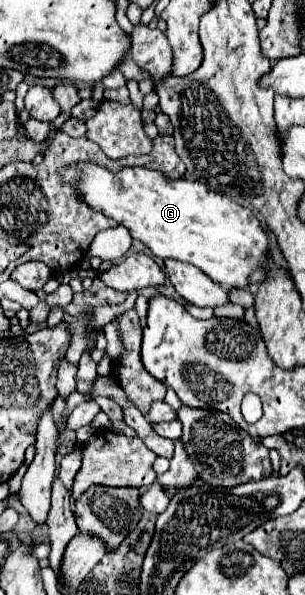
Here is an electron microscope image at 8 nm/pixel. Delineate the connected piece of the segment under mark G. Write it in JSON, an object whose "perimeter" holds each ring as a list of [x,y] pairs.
{"perimeter":[[[93,163],[65,169],[61,171],[61,179],[67,183],[79,181],[79,193],[93,209],[103,211],[127,227],[155,257],[167,259],[165,271],[175,291],[191,305],[211,309],[227,305],[227,289],[247,289],[251,285],[249,275],[267,261],[269,237],[255,213],[225,195],[209,191],[203,183],[187,179],[163,181],[159,171],[143,167],[125,167],[119,173],[111,173]]]}

